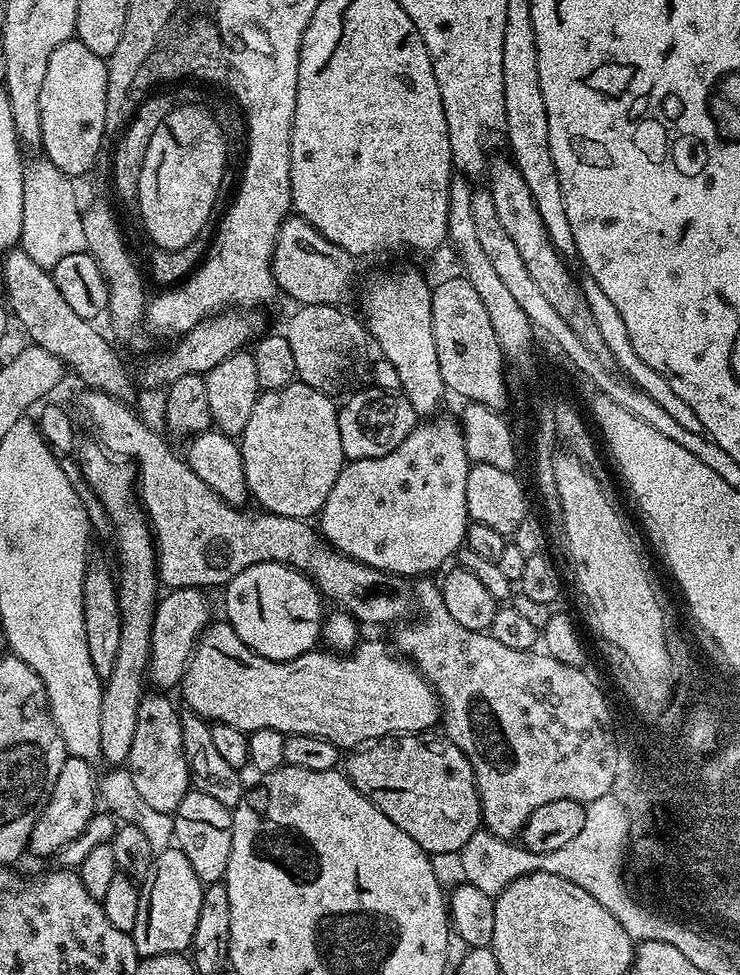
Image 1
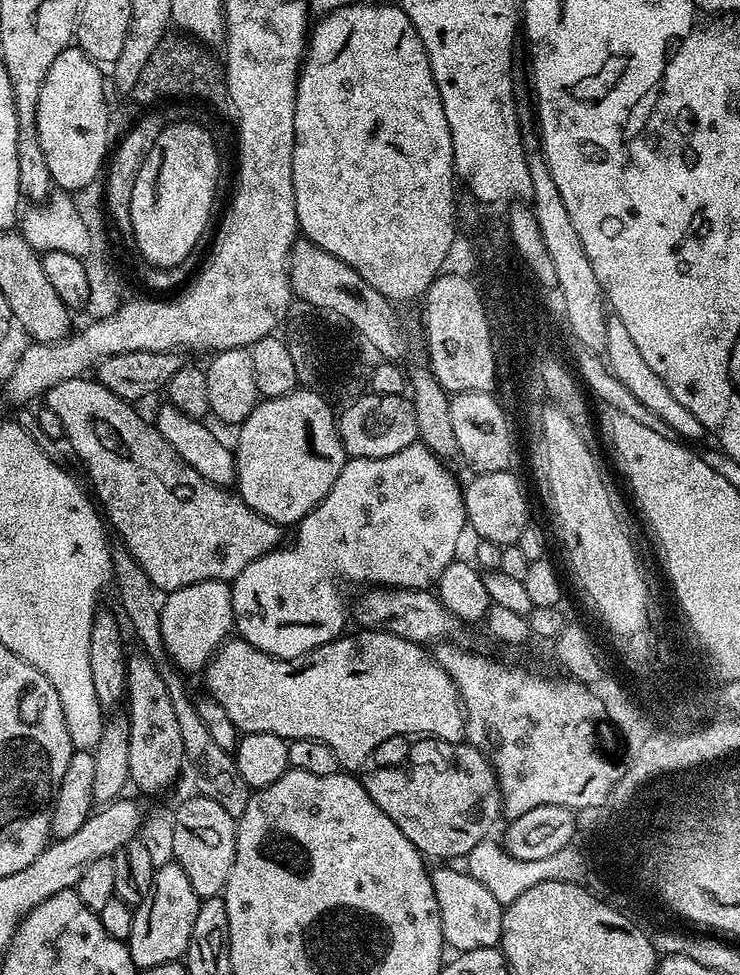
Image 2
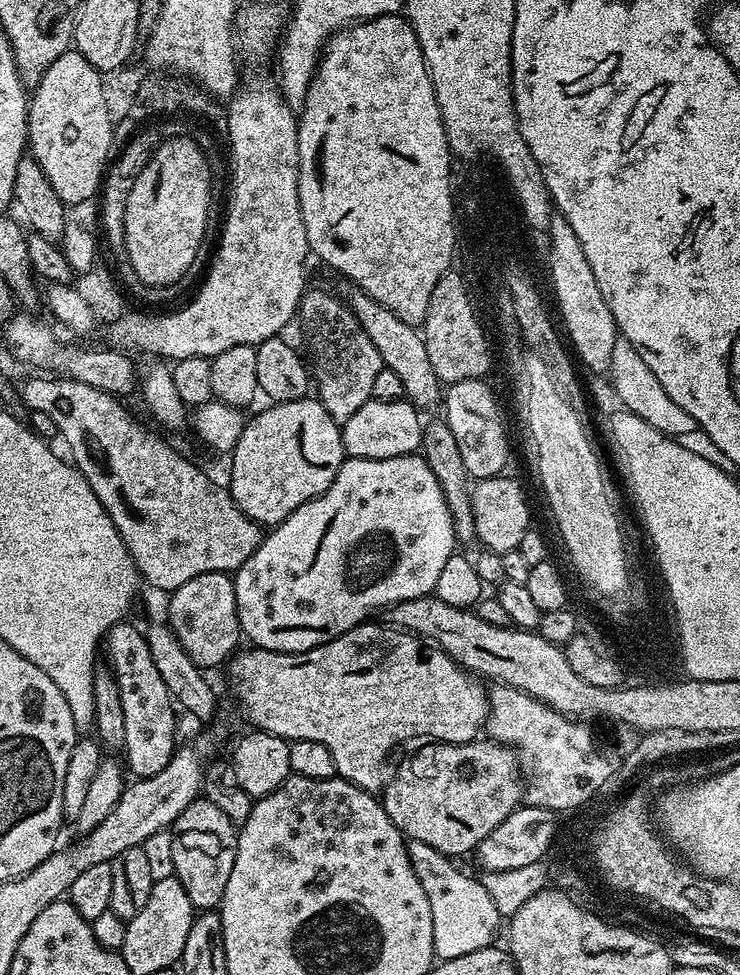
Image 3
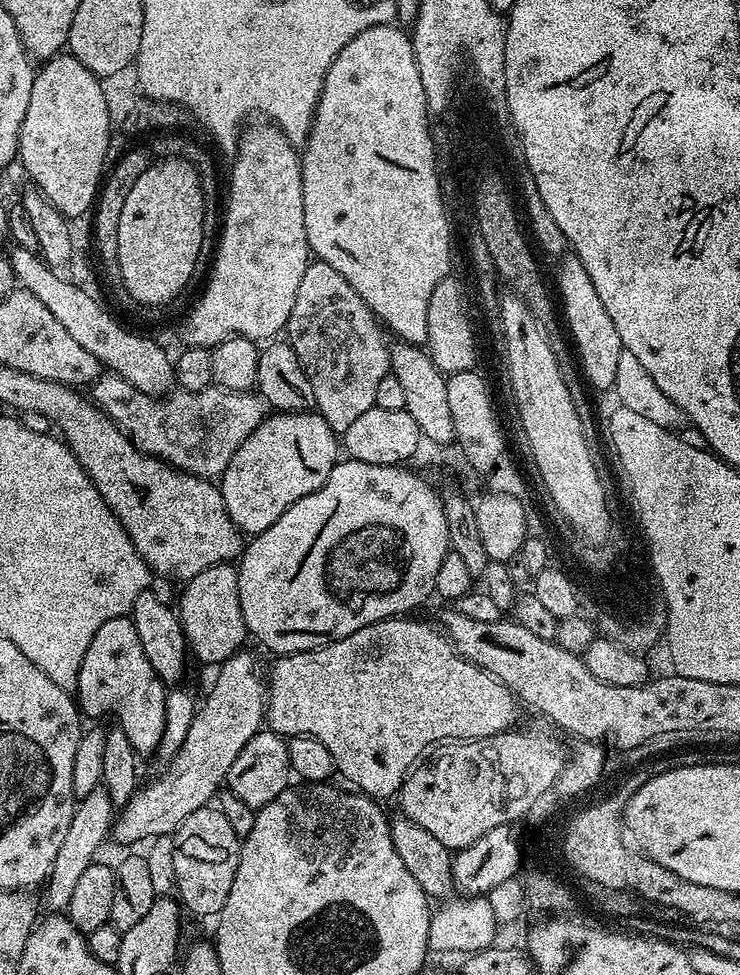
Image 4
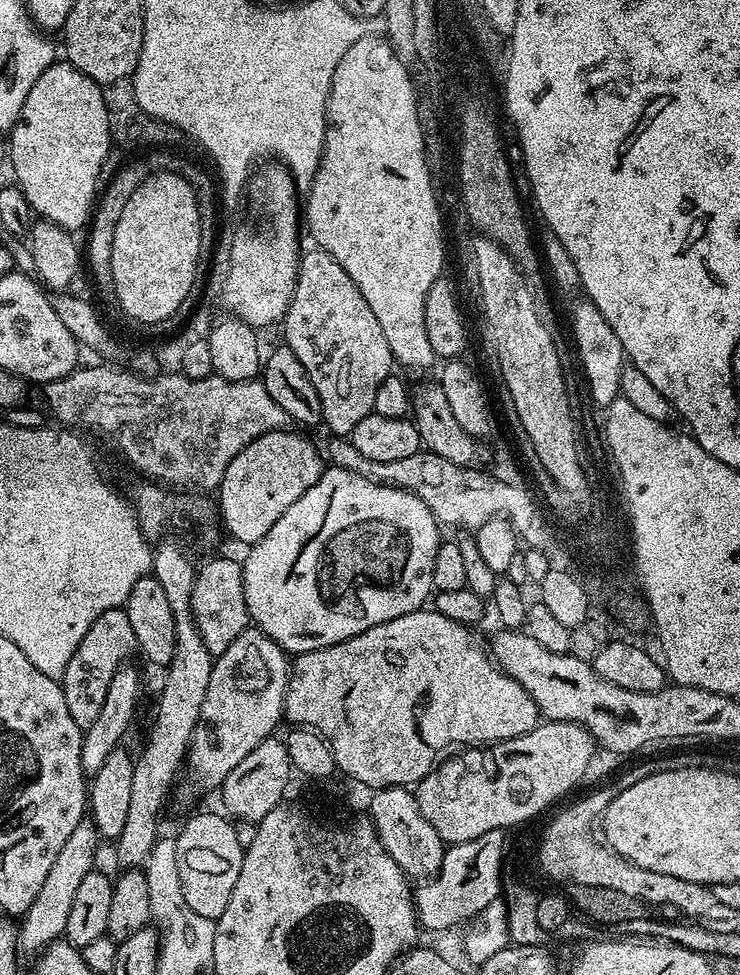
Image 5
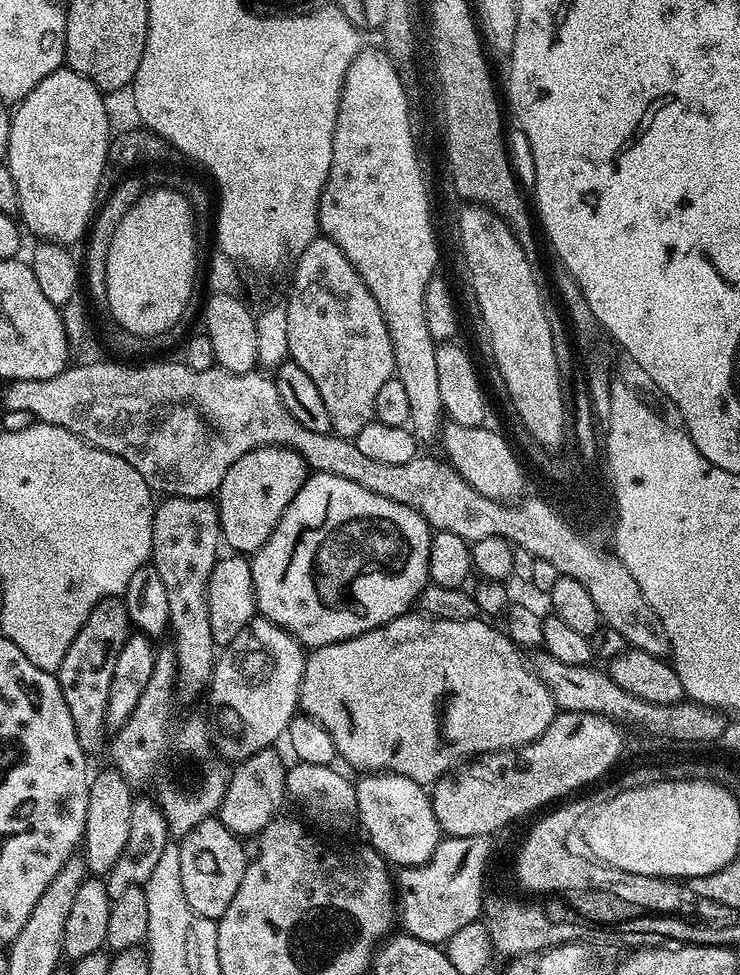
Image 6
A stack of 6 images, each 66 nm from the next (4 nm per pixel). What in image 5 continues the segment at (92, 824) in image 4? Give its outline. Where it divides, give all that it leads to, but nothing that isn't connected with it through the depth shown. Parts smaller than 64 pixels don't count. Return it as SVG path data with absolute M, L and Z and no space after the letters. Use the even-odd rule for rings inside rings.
M85 818L74 826L70 838L66 838L62 850L58 850L58 858L54 858L54 866L46 874L46 882L42 882L34 902L30 902L30 910L24 913L18 924L18 948L21 953L39 954L55 940L61 939L66 930L66 918L70 918L70 905L78 894L78 886L82 878L94 870L92 864L96 860L96 847L102 843L102 837L92 825L91 819Z

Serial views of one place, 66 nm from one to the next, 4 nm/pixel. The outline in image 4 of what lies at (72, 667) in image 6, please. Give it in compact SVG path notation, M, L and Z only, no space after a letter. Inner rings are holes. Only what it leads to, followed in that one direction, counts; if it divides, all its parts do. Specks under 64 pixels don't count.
M131 615L102 622L102 626L98 626L98 634L94 634L94 638L90 638L90 646L86 646L76 679L74 698L85 717L100 716L107 710L107 694L96 692L102 688L108 691L110 699L116 700L116 716L120 719L117 720L118 726L126 738L130 738L130 746L134 746L137 757L151 757L162 742L162 730L166 730L166 698L169 689L158 678L158 674L154 674L154 666L150 666L146 659Z

